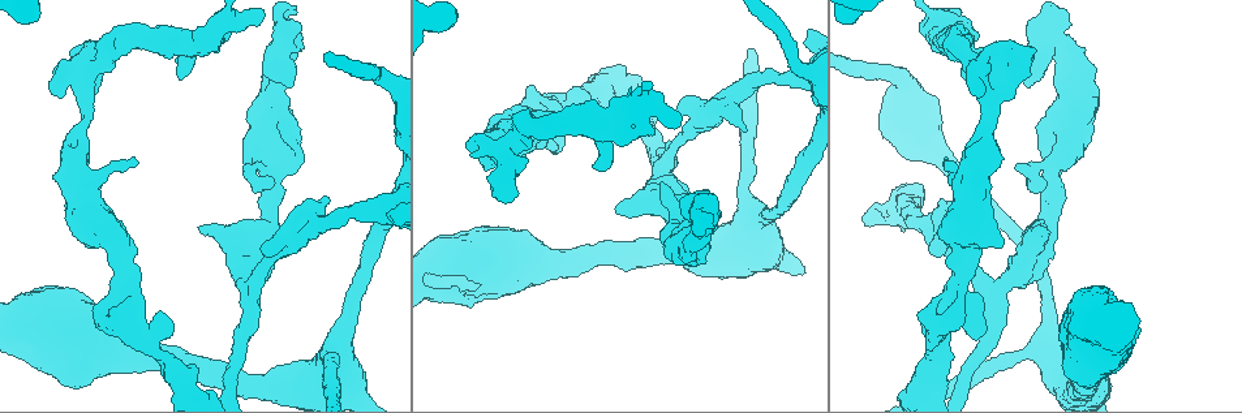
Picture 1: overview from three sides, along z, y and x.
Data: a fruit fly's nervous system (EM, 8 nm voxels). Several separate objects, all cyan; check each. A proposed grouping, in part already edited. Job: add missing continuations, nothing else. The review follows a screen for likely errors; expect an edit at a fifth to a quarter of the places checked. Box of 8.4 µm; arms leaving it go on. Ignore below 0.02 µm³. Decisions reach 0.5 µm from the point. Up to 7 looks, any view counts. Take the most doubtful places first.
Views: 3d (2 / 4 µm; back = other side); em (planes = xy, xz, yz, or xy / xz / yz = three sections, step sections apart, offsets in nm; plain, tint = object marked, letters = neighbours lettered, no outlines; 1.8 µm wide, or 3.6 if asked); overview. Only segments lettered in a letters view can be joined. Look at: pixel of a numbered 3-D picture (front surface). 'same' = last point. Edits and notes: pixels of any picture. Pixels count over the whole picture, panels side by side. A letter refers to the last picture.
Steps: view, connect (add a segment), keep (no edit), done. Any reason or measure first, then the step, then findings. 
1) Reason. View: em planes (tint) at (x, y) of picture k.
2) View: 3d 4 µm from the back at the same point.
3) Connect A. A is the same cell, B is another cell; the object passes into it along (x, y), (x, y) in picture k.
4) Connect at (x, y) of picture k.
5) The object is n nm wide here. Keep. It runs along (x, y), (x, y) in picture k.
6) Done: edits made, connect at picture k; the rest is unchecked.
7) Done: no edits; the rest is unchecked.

Closes a loop. View: em xy step 8 (tint) at (1051, 178) of picture 1.

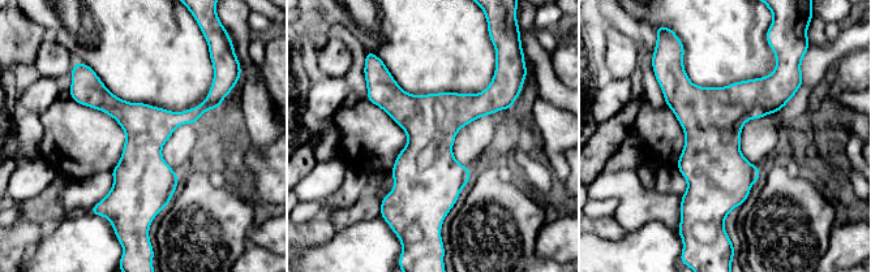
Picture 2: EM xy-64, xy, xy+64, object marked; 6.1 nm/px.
View: em xy step 8 (letters) at the same point.

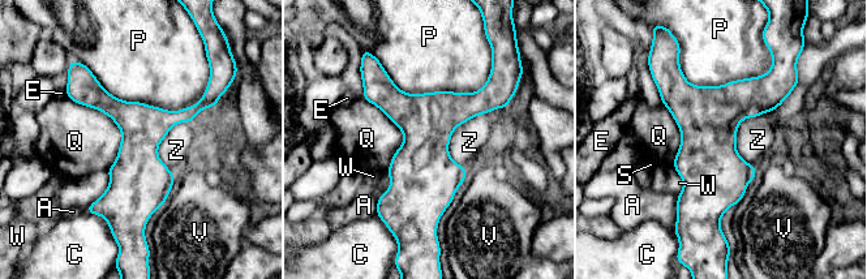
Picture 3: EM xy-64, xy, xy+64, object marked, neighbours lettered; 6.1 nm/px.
The longest contact is with P, 800 nm. Keep. A, C, E, P, Q, S, V, W and Z are other cells; a border runs along (506, 107), (462, 123), (451, 159) in picture 3; no lettered segment goes on from it.

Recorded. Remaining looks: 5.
An open end. View: em 3.6 µm planes (letters) at (687, 99) of picture 1.

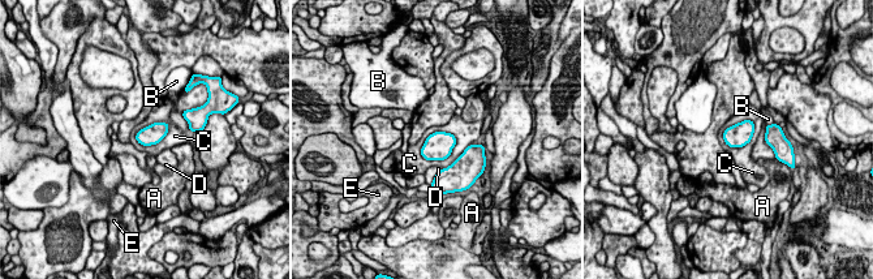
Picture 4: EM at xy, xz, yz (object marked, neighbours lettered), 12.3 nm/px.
Keep. A, B, C, D and E are other cells; a border runs along (456, 137), (446, 158), (421, 157) in picture 4; none of them fits.

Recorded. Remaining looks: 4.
Sharp bend. View: 3d 4 µm at (1049, 19) of picture 1.

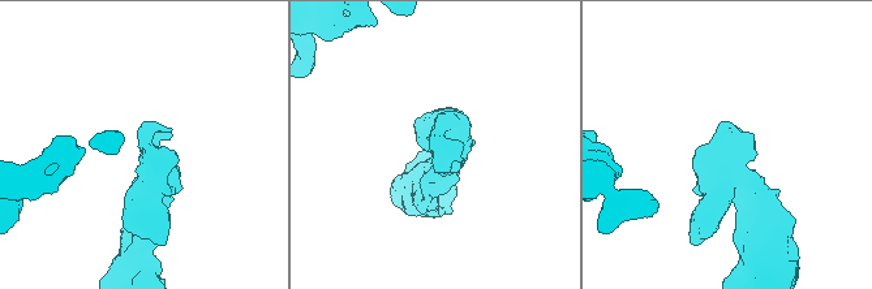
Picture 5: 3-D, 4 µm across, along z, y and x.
View: em yz step 4 (tint) at (142, 147) of picture 5.

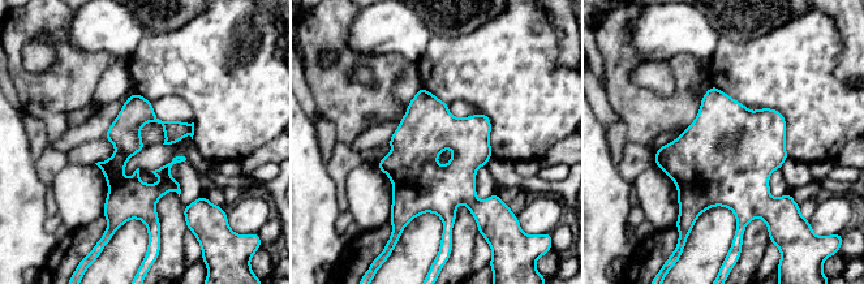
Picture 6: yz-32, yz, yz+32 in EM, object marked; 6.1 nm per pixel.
View: em planes (letters) at the same point.

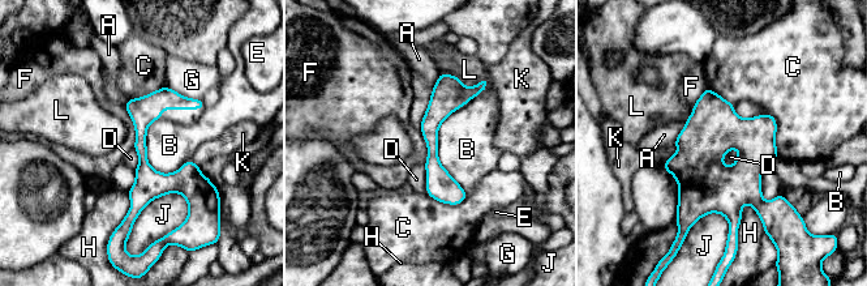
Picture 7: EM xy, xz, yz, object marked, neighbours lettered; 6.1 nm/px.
Keep. A, B, C, D, E, F, G, H, J, K and L are other cells; it runs along (481, 85), (432, 120), (445, 200) in picture 7; no lettered segment goes on from it.

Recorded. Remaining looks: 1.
Done: no edits; the rest is unchecked.

